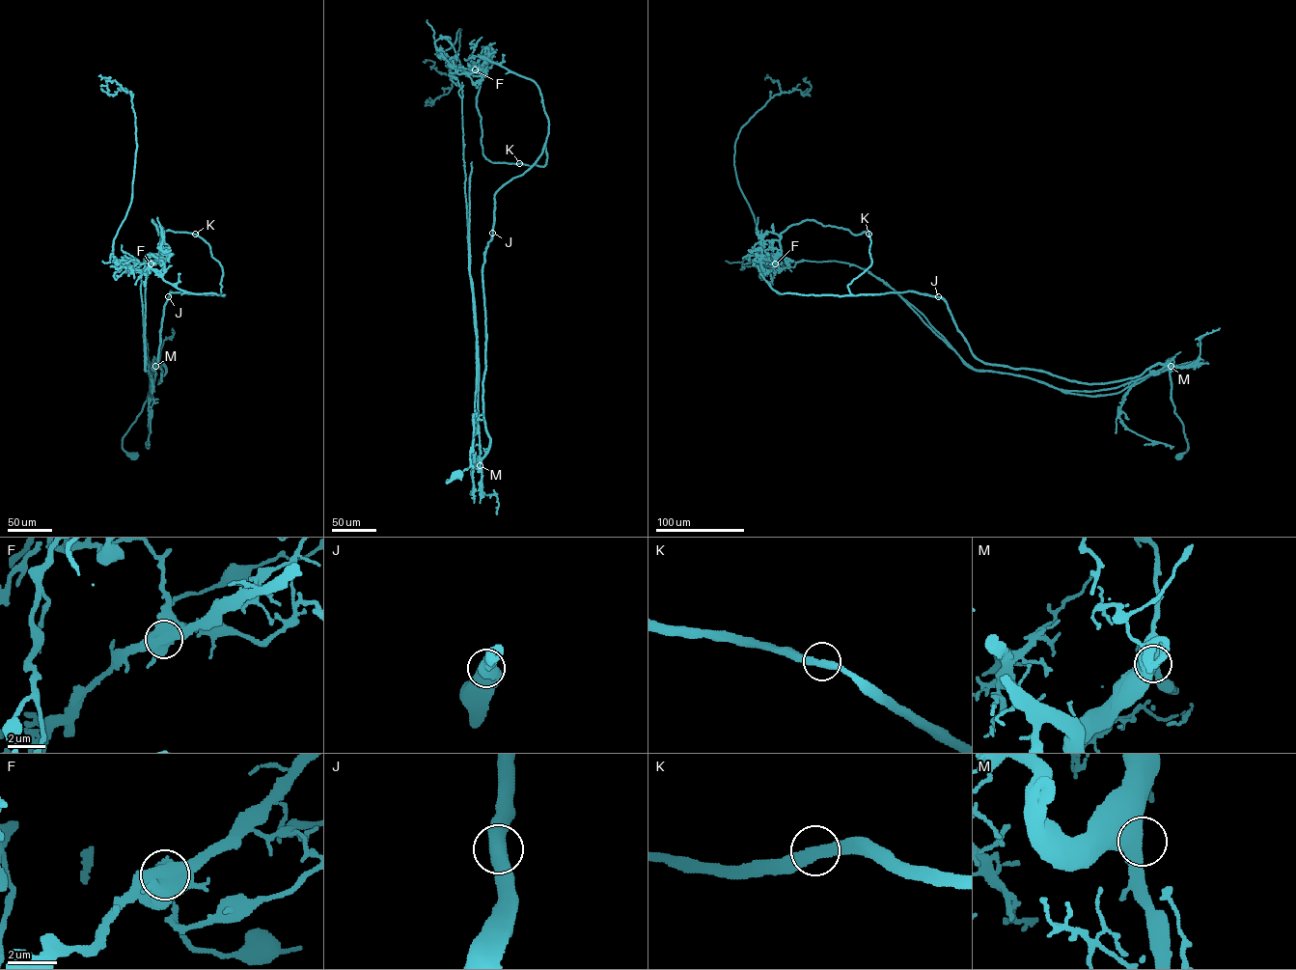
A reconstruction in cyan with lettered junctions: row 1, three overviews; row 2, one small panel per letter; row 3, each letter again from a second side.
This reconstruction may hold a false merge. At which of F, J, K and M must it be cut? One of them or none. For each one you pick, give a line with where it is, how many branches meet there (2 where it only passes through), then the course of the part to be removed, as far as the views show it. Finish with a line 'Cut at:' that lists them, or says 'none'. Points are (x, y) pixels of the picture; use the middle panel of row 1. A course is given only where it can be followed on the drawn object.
F: at (475, 69); 1 branches meet; foreign part runs (475, 69), (458, 74), (452, 62), (437, 55), (454, 43), (459, 29), (452, 87), (431, 105), (429, 96)
Cut at: F

